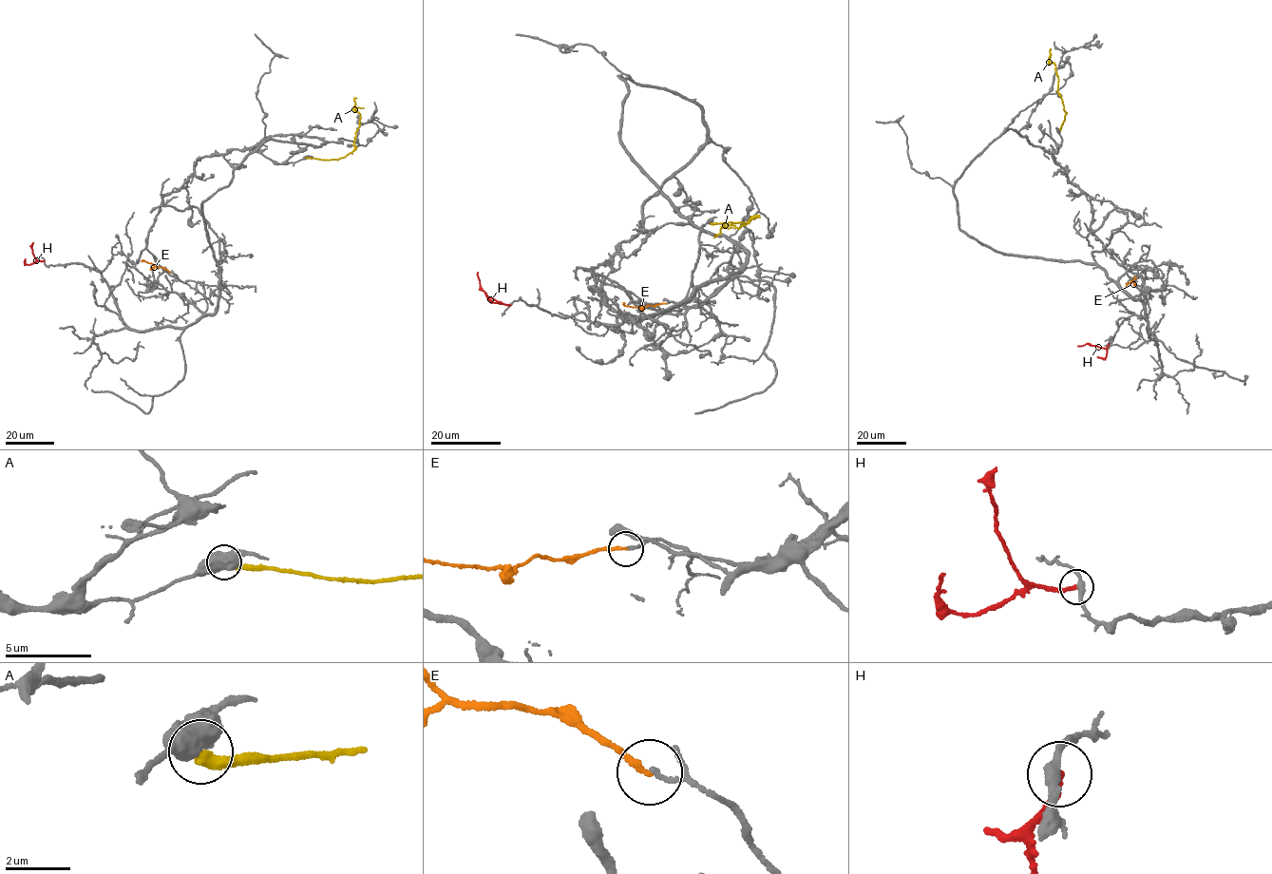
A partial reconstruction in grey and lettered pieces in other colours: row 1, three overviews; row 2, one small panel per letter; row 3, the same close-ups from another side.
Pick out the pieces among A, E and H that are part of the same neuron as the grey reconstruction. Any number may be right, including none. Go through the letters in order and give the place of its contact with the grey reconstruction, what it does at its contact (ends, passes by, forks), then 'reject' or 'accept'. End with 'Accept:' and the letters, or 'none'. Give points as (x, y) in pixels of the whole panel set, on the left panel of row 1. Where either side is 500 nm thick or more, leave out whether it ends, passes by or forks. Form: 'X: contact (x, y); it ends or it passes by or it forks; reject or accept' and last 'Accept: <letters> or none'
A: contact (307, 157); reject
E: contact (170, 272); it ends; reject
H: contact (44, 260); it ends; reject
Accept: none

